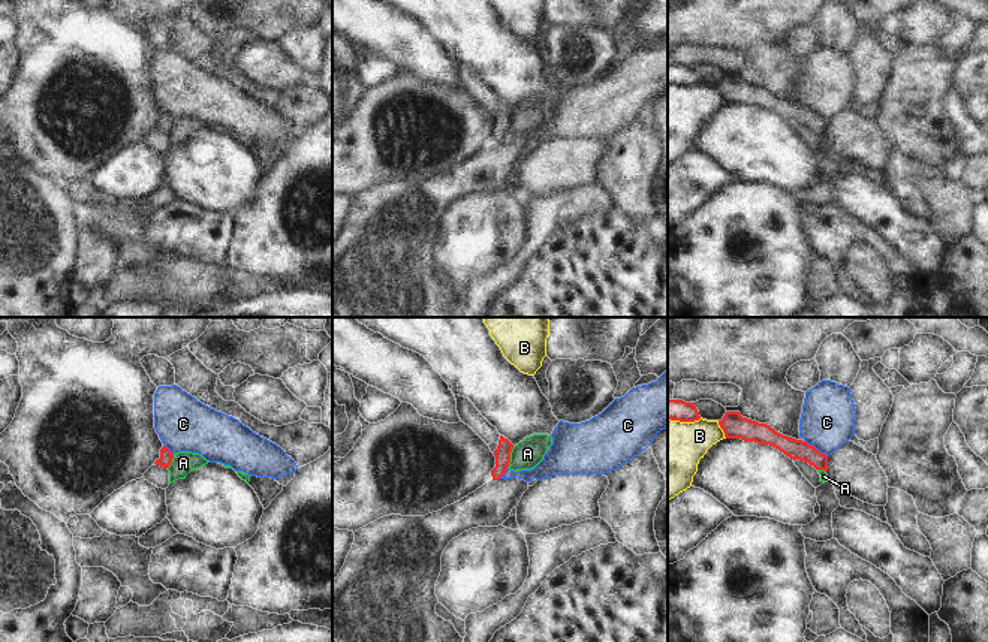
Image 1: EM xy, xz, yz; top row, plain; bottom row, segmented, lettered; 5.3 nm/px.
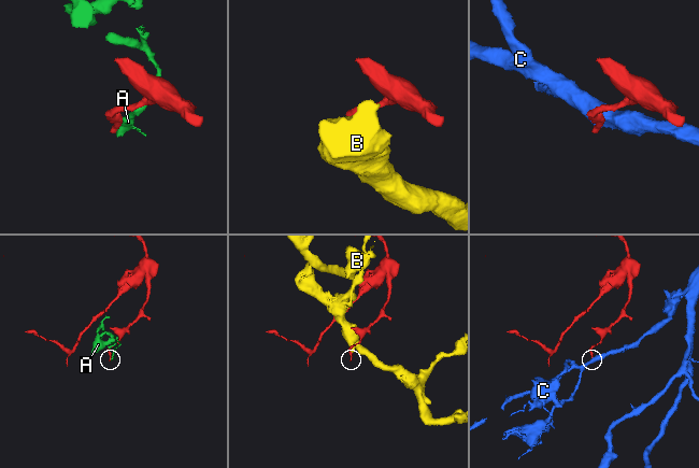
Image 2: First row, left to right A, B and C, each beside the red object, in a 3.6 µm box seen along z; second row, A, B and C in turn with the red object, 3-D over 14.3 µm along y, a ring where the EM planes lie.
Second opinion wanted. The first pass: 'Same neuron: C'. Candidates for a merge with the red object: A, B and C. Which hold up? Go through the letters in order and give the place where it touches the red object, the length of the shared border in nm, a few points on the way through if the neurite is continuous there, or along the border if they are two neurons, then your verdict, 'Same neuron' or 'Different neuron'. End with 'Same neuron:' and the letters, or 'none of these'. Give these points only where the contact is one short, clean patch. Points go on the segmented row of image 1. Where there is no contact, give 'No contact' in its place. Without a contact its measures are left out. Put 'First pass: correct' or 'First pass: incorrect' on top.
First pass: incorrect
A: Touches red at xz (509, 457). Shared border 130 nm. Boundary: xz (514, 446), (506, 467). Different neuron
B: Touches red at yz (722, 428). Shared border 110 nm. Different neuron
C: Touches red at yz (815, 448). Shared border 160 nm. Boundary: yz (804, 440), (827, 457). Different neuron
Same neuron: none of these.

